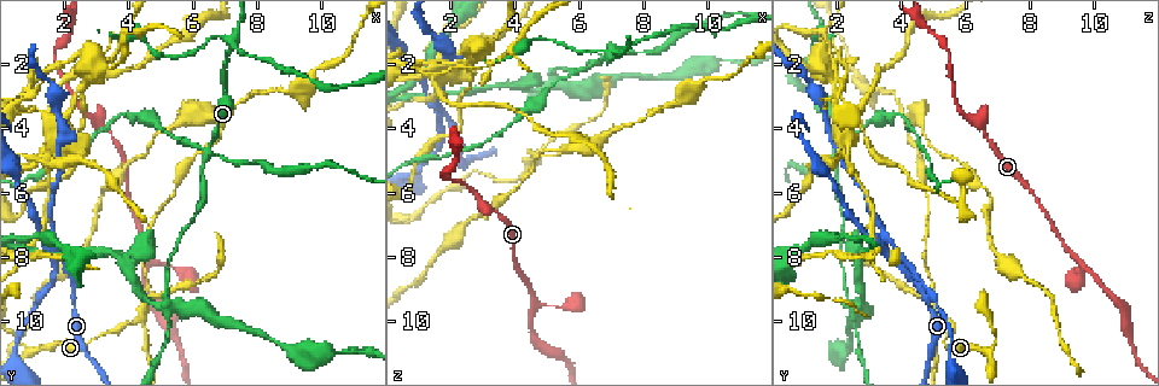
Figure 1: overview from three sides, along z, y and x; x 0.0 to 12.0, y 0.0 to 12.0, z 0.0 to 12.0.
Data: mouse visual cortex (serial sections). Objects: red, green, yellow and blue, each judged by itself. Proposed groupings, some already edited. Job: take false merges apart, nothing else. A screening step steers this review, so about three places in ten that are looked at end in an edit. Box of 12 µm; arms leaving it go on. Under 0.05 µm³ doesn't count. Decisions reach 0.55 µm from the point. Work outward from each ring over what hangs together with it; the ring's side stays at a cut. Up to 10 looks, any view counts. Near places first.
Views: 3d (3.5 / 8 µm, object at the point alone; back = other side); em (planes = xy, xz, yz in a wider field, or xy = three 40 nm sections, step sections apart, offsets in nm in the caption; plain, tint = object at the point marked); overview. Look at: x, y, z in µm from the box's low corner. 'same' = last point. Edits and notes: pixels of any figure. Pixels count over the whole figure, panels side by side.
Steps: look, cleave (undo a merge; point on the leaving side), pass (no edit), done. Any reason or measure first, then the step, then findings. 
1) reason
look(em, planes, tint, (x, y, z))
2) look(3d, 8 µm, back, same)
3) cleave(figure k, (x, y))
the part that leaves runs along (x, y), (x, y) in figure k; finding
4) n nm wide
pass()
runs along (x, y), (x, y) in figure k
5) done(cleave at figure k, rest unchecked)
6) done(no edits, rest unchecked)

four arms meet
look(3d, 3.5 µm, (1.7, 7.7, 3.4))

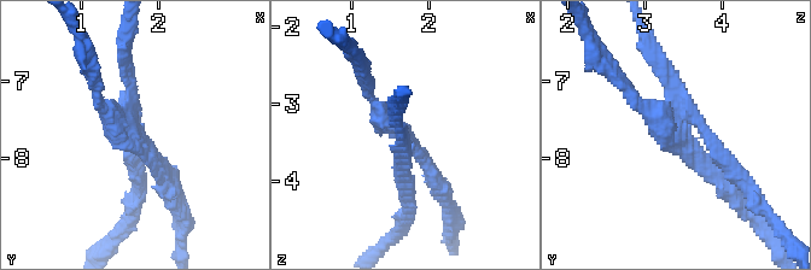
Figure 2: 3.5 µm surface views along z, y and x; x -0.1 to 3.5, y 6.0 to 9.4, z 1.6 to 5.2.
4 arms; arms of 200, 200, 200, 200 nm; need the tissue
look(em, xy, step 1, tint, (1.70, 7.70, 3.45))

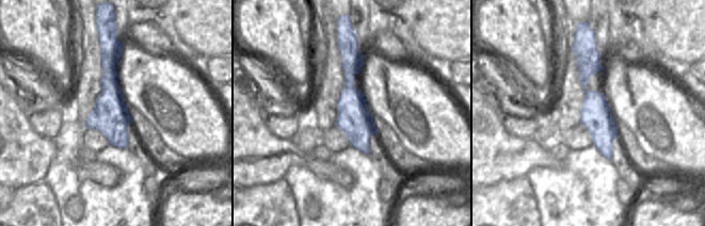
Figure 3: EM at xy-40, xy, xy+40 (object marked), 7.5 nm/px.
260 nm wide
cleave(figure 2, (718, 152))
border along (102, 73), (117, 86) in figure 3; a second cell is stuck on

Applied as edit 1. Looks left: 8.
see it whole again
look(overview)

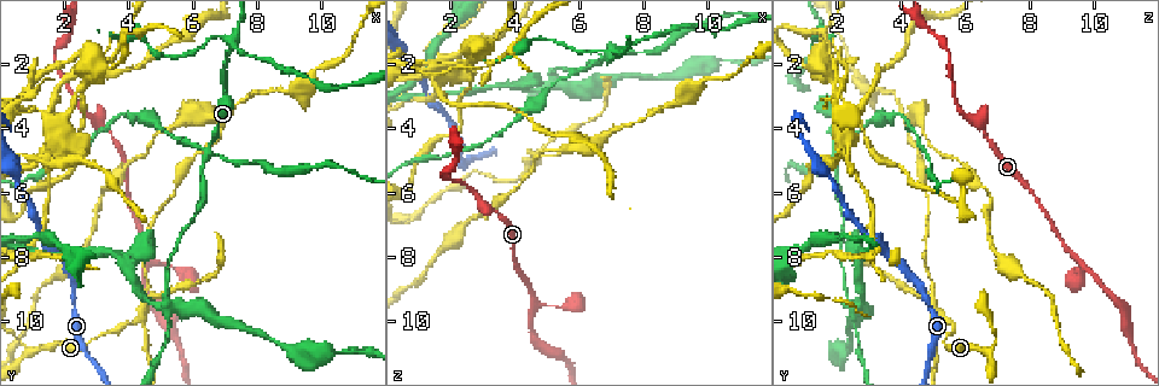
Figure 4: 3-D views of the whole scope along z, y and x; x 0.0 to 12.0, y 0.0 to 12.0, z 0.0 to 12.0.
four-way junction
look(3d, 8 µm, (4.4, 9.7, 5.1))

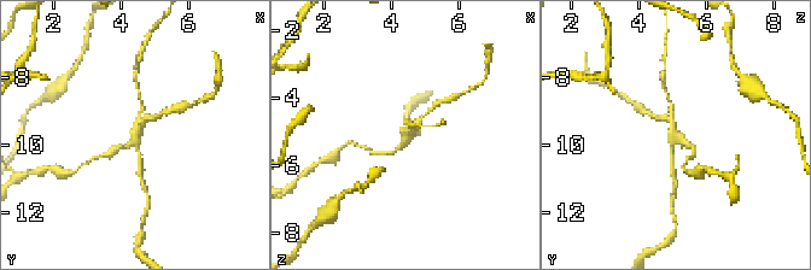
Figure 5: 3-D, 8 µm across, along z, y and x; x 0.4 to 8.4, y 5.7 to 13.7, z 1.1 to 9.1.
look(3d, 3.5 µm, (4.4, 9.6, 5.1))

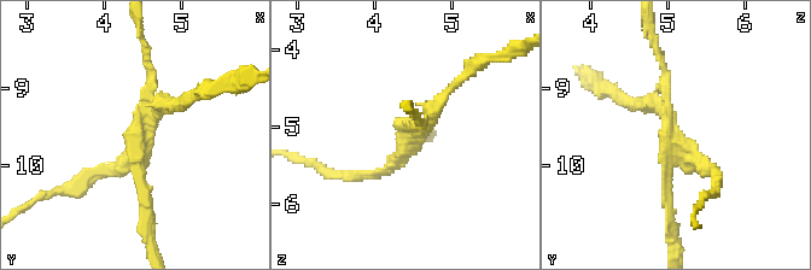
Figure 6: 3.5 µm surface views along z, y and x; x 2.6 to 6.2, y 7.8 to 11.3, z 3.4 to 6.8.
4 arms; arms of 150, 150, 150, 200 nm; now the EM
look(em, xy, step 5, tint, (4.40, 9.60, 5.10))

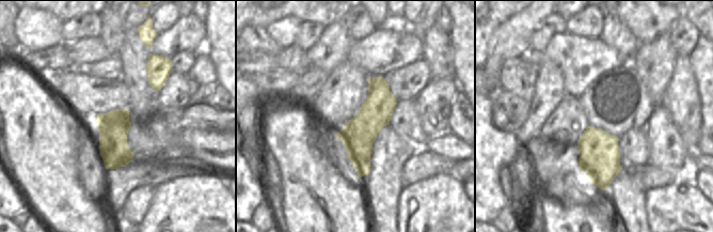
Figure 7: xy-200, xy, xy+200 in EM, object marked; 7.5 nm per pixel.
cleave(figure 6, (669, 204))
border along (369, 157), (354, 156), (350, 160) in figure 7; two cells meet here

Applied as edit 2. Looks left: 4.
look(overview)

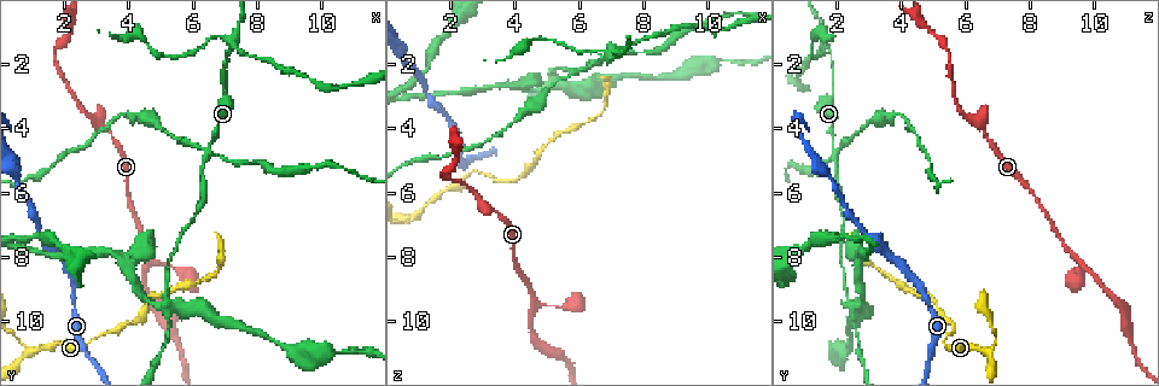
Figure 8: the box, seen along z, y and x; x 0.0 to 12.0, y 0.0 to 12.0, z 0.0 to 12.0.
sudden change in width
look(3d, 3.5 µm, (7.0, 2.4, 1.9))

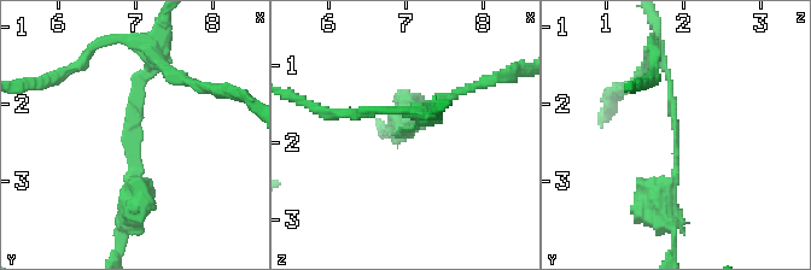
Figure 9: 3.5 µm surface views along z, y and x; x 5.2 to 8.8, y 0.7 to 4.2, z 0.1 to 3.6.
shape alone is not enough
look(em, planes, tint, (7.00, 2.45, 1.90))

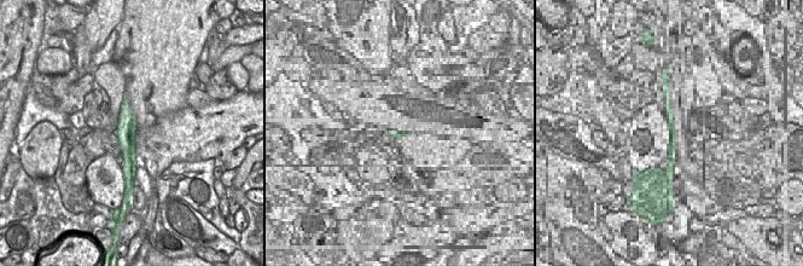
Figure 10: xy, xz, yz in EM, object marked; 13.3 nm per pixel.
arms of 100, 300 nm
pass()
runs along (124, 103), (128, 148), (126, 171) in figure 10; one cell here

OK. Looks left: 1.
done(cleave at figure 2, cleave at figure 6, rest unchecked)

